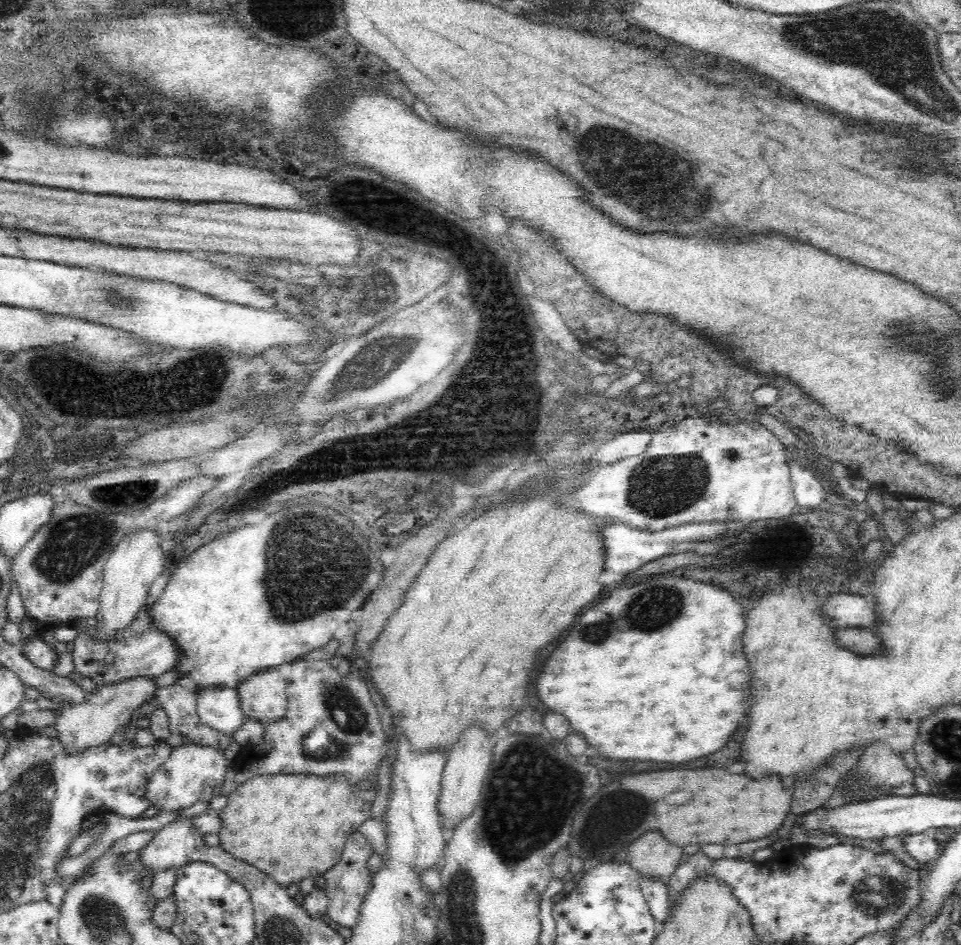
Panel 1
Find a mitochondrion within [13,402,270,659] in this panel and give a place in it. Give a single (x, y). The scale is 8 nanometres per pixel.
(72, 545)

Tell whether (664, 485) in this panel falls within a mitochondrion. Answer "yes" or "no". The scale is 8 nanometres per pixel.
yes

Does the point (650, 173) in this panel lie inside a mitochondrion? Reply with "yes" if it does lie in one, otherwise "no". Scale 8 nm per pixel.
yes

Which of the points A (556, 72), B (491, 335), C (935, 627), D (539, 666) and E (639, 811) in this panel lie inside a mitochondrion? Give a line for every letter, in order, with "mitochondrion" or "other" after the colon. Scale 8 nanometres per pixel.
A: other
B: mitochondrion
C: other
D: other
E: mitochondrion

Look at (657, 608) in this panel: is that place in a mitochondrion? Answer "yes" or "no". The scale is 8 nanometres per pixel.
yes

